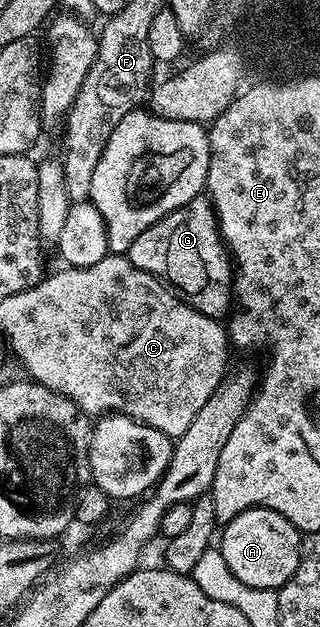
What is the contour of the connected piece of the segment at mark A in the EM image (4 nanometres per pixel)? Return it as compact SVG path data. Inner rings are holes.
M253 507L244 513L240 513L230 523L225 524L221 528L220 539L221 535L222 544L220 544L220 550L224 561L228 563L228 569L240 581L244 581L244 585L252 585L256 589L272 591L282 587L296 573L298 562L300 561L300 553L302 552L303 536L298 528L292 525L292 521L280 517L280 513L276 513L267 507Z

